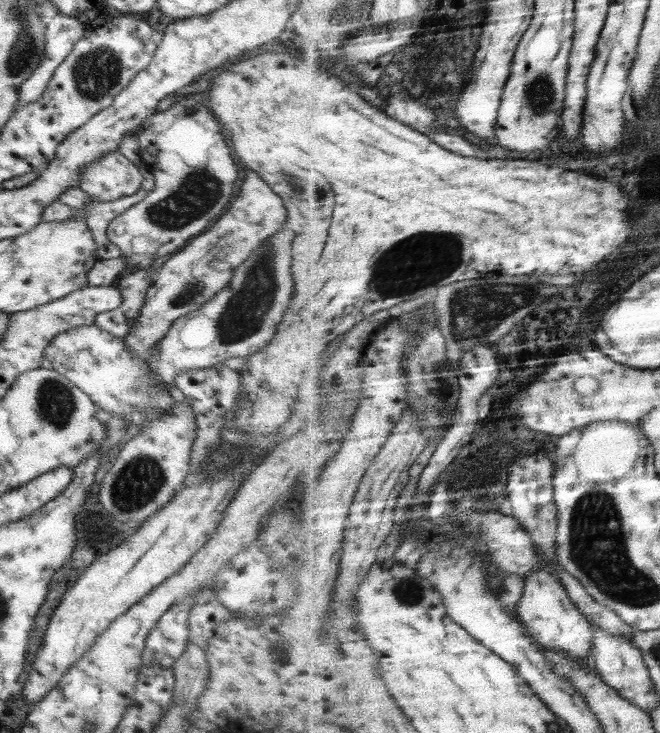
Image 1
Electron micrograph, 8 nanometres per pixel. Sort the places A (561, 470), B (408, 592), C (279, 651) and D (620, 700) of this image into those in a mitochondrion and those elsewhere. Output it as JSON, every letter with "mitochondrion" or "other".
{"A":"other","B":"mitochondrion","C":"mitochondrion","D":"other"}

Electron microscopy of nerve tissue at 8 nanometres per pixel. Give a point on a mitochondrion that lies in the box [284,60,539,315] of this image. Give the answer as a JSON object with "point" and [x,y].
{"point":[424,257]}

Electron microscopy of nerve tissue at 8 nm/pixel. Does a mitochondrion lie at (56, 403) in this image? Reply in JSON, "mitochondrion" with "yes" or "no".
{"mitochondrion":"yes"}

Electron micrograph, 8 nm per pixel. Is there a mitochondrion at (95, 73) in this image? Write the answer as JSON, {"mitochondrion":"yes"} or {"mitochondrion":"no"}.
{"mitochondrion":"yes"}

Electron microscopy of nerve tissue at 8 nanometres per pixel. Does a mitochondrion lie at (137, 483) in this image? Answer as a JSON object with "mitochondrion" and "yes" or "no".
{"mitochondrion":"yes"}

